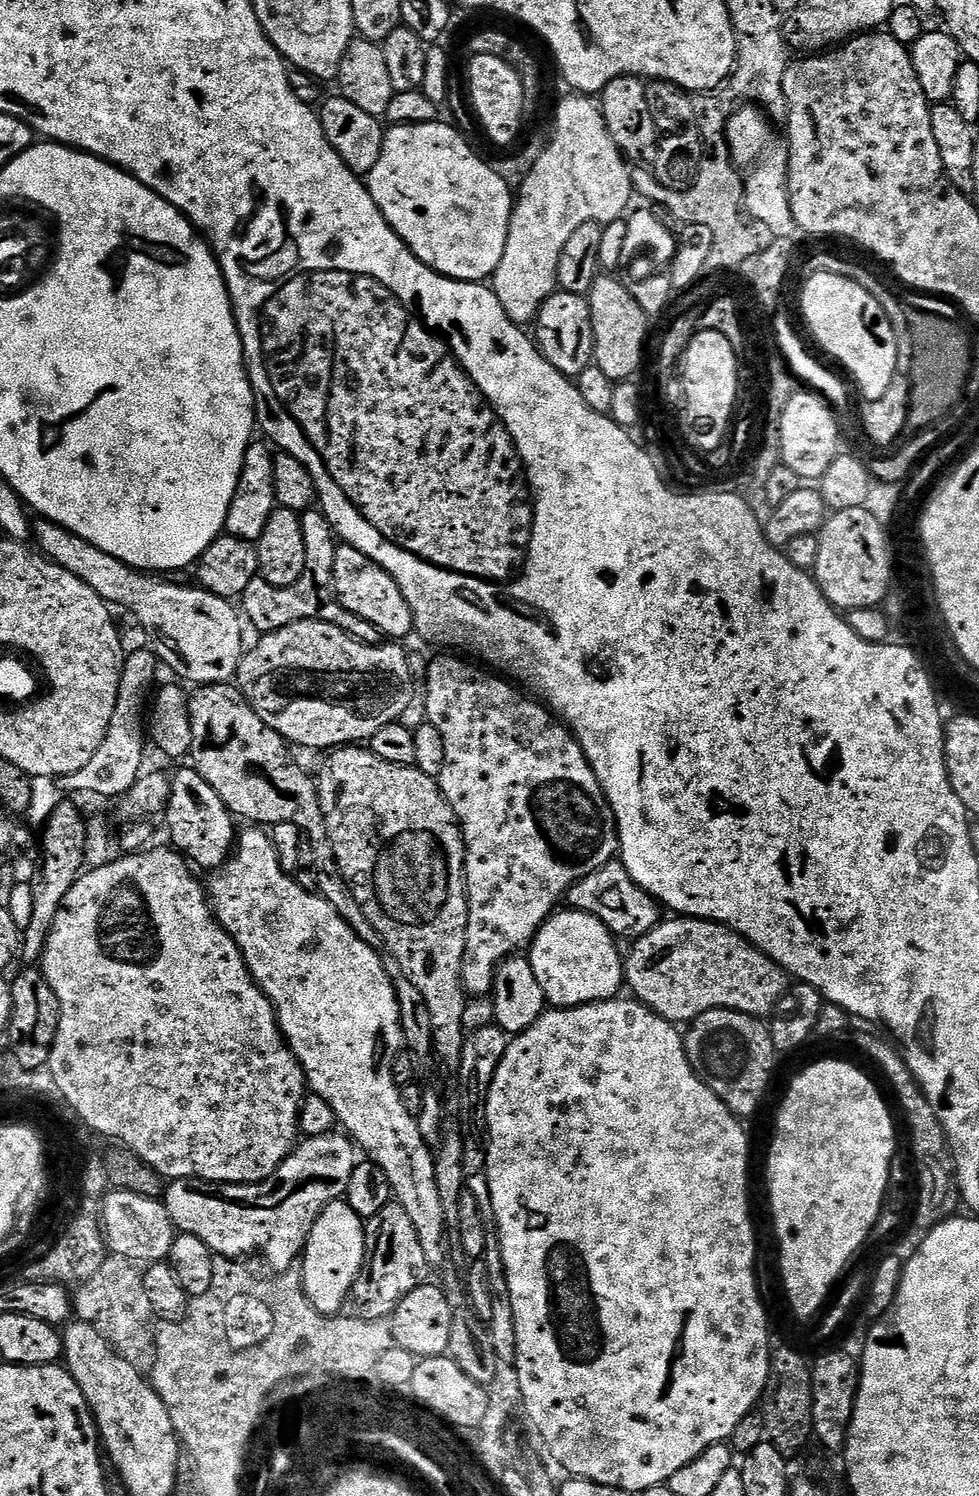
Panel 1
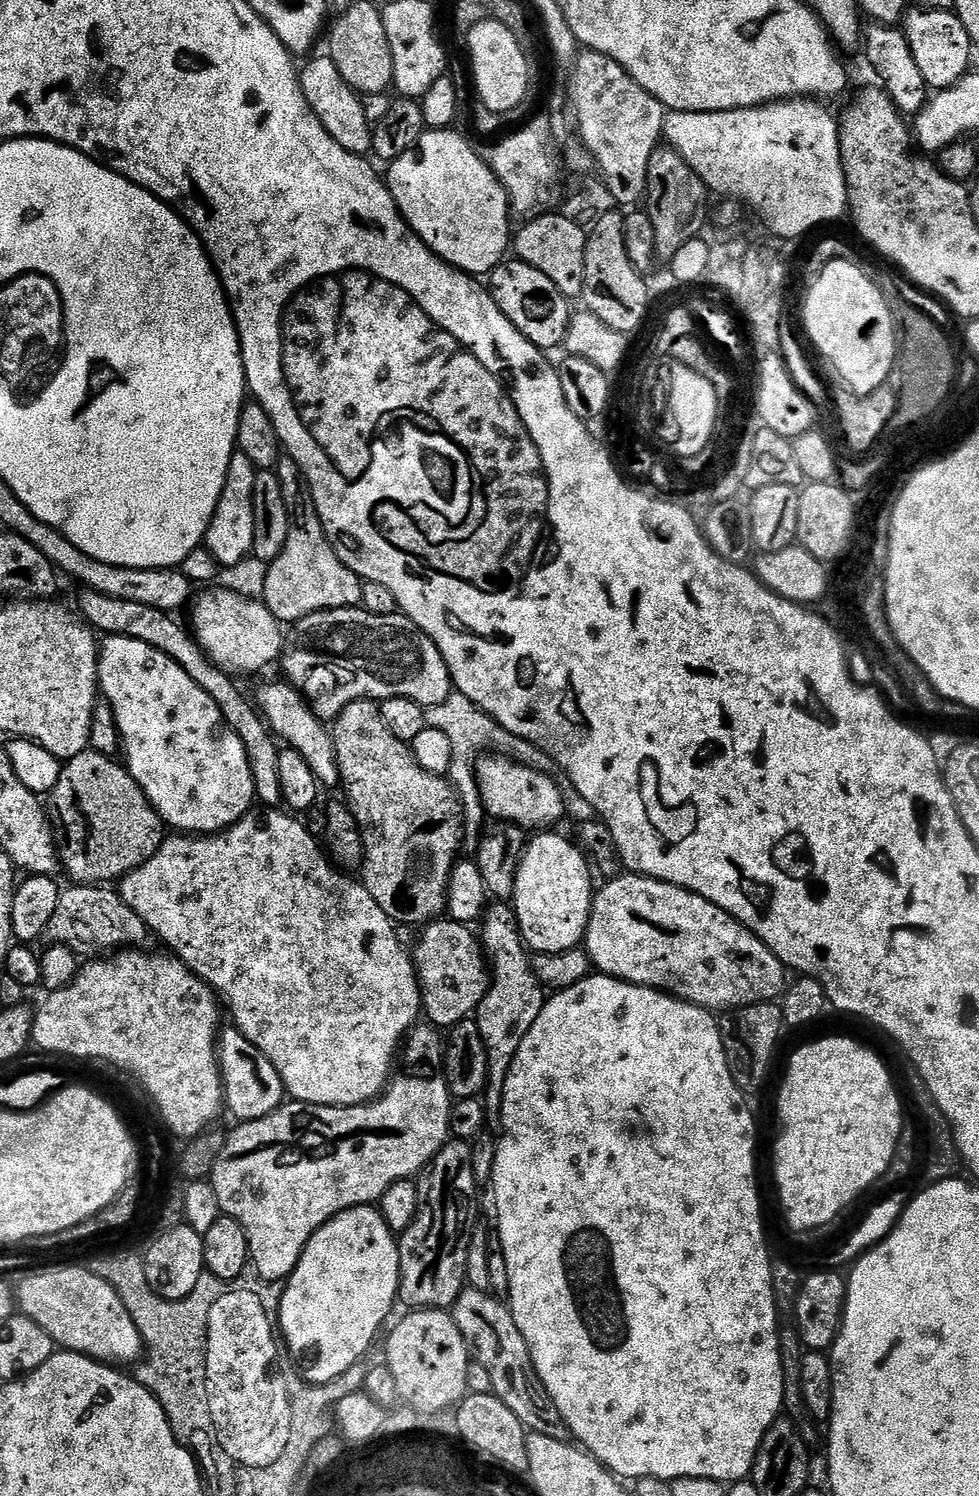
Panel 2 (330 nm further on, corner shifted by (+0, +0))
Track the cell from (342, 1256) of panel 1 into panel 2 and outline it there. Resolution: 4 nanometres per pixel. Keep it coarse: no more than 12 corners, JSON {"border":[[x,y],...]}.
{"border":[[379,1210],[310,1238],[280,1300],[299,1375],[361,1363],[398,1304],[400,1246]]}

